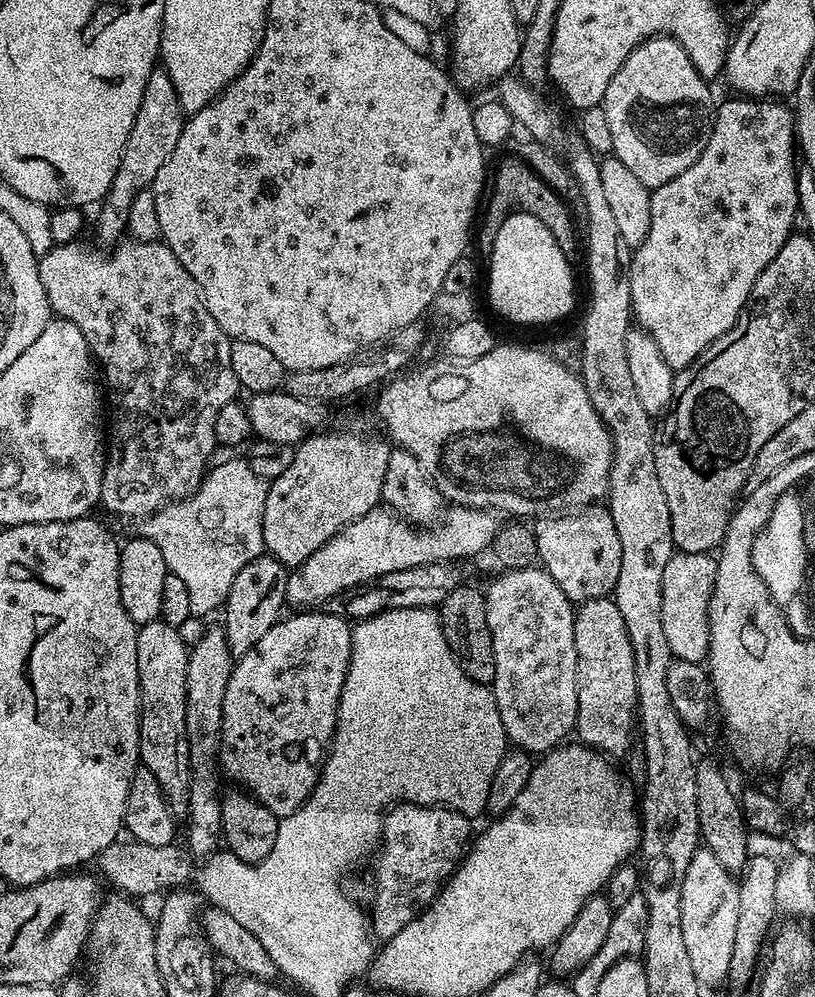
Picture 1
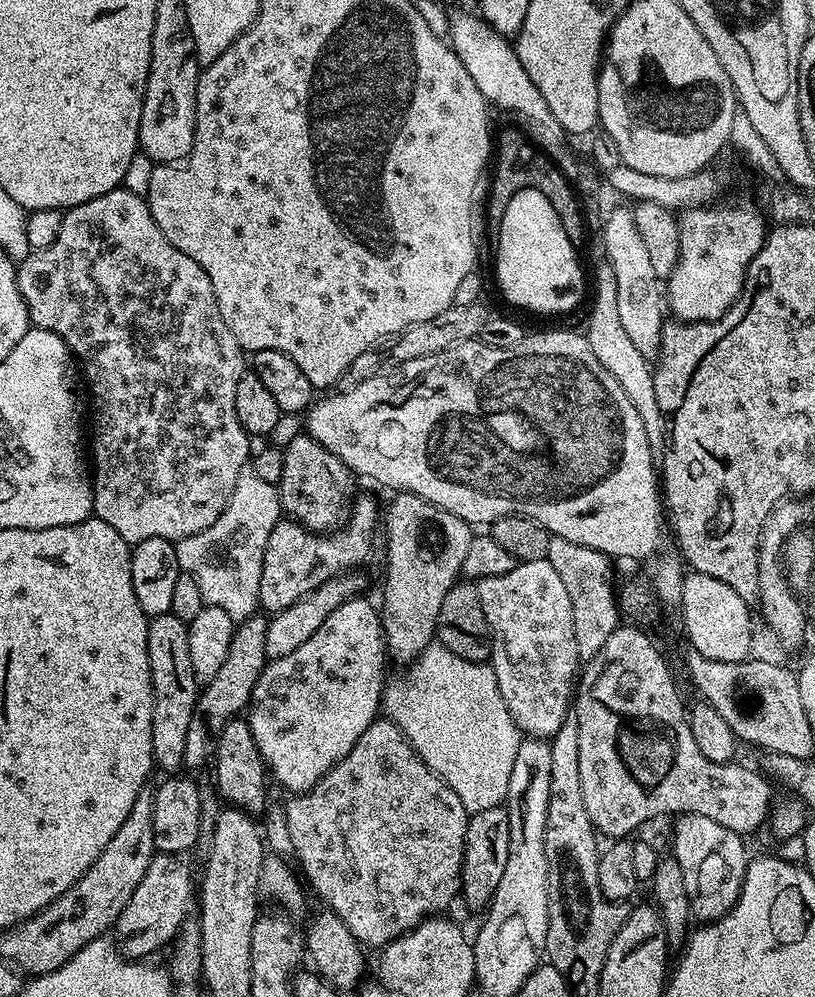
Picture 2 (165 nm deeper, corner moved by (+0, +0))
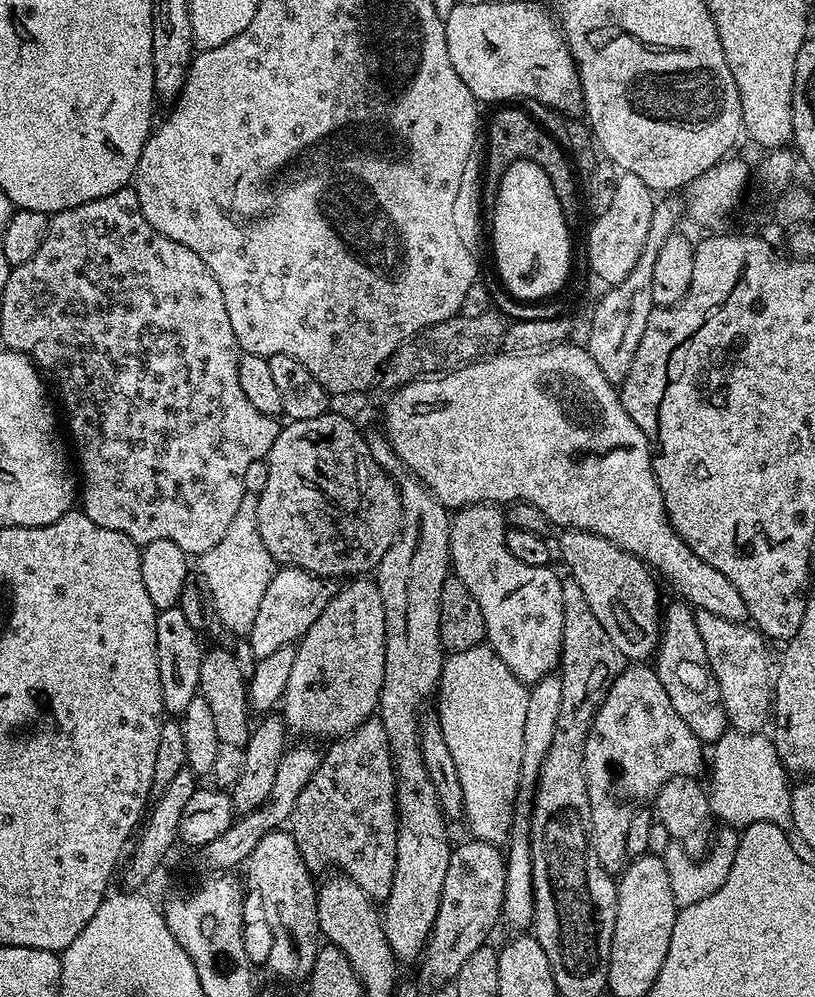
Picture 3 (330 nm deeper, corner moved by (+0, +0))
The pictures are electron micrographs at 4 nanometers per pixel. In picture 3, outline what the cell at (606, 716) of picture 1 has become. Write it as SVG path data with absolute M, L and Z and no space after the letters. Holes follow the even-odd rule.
M632 662L617 672L612 685L608 687L604 701L592 719L592 728L586 738L584 751L584 777L590 798L590 822L592 823L592 845L598 854L602 870L619 874L626 867L626 833L630 831L630 821L639 808L649 807L656 796L676 776L699 777L700 767L705 767L706 752L702 742L678 718L678 710L670 706L670 698L662 682L658 682L655 667L644 662Z

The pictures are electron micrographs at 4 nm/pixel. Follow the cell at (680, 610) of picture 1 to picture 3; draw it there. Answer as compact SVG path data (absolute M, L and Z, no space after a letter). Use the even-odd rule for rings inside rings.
M696 612L696 621L698 622L698 634L702 634L702 642L706 645L706 658L708 664L712 667L712 673L714 678L718 682L720 687L720 693L722 694L722 702L724 703L724 709L726 710L726 718L728 719L729 725L733 729L740 732L751 732L751 733L763 733L765 731L764 723L769 723L770 713L774 708L774 684L770 679L770 672L768 676L768 648L769 645L766 643L765 637L761 635L755 627L749 626L747 623L739 624L738 622L730 622L726 618L720 618L718 614L712 614L710 612Z

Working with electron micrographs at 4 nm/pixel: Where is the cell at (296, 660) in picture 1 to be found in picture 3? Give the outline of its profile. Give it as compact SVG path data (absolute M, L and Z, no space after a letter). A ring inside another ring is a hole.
M352 578L345 584L348 585L337 591L326 610L318 614L318 622L295 645L294 666L282 701L282 719L289 733L297 732L300 738L331 741L347 736L362 722L373 719L380 703L386 670L382 594L378 594L378 586L368 578Z

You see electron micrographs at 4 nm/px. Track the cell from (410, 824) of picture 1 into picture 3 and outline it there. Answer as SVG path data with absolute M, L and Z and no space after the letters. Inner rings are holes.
M373 718L362 722L362 726L358 726L352 732L348 733L347 736L339 737L332 746L333 748L329 752L325 751L323 753L318 770L314 770L310 782L306 782L306 786L298 794L298 800L294 802L294 814L290 821L290 831L294 842L298 846L298 850L302 854L302 858L306 862L306 866L312 873L320 874L320 871L327 864L333 864L336 867L333 869L337 873L349 876L373 902L382 902L390 894L392 875L394 874L394 866L396 865L396 778L392 767L392 751L388 745L388 735L380 719Z

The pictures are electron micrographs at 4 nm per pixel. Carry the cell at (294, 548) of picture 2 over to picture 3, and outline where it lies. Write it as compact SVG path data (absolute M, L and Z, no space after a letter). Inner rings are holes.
M277 567L270 578L270 586L266 586L266 594L262 594L254 626L247 637L254 654L258 658L274 654L274 650L286 644L295 645L303 640L306 630L310 630L314 622L318 622L318 614L326 610L337 591L335 579L315 576L301 568Z

